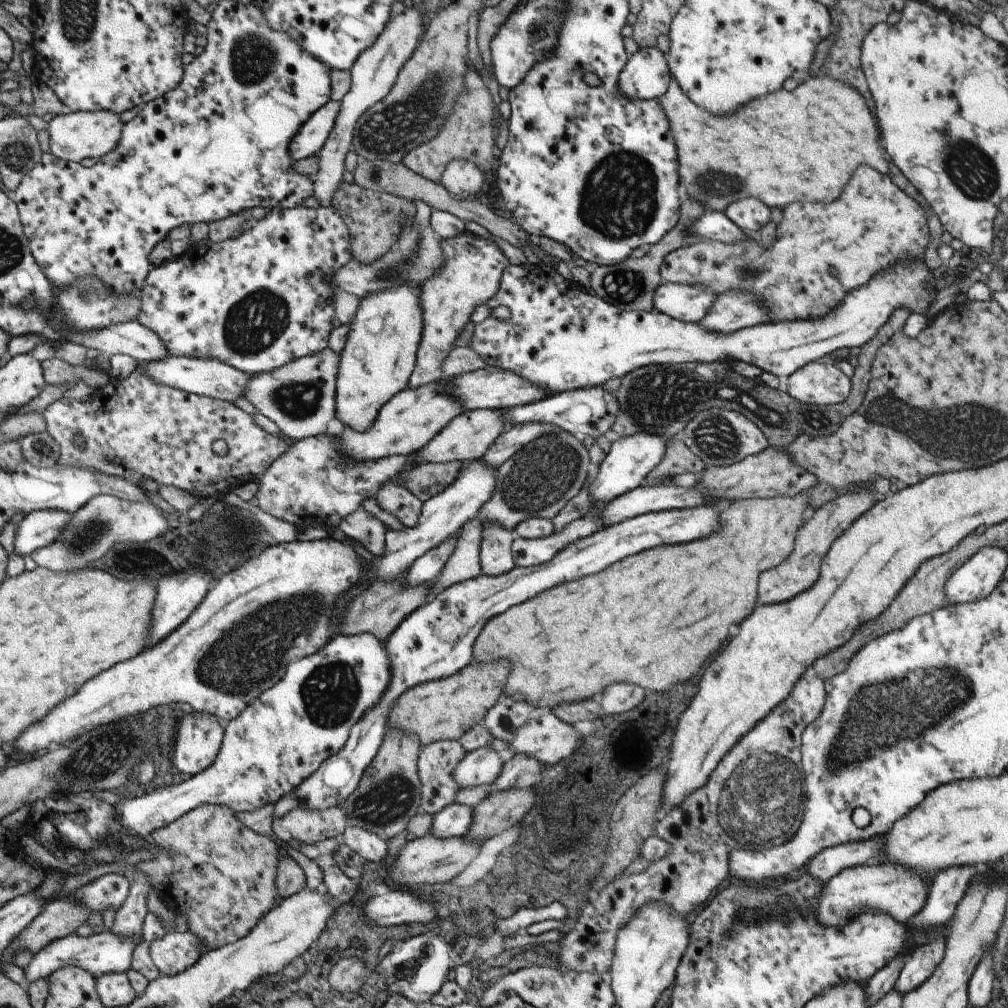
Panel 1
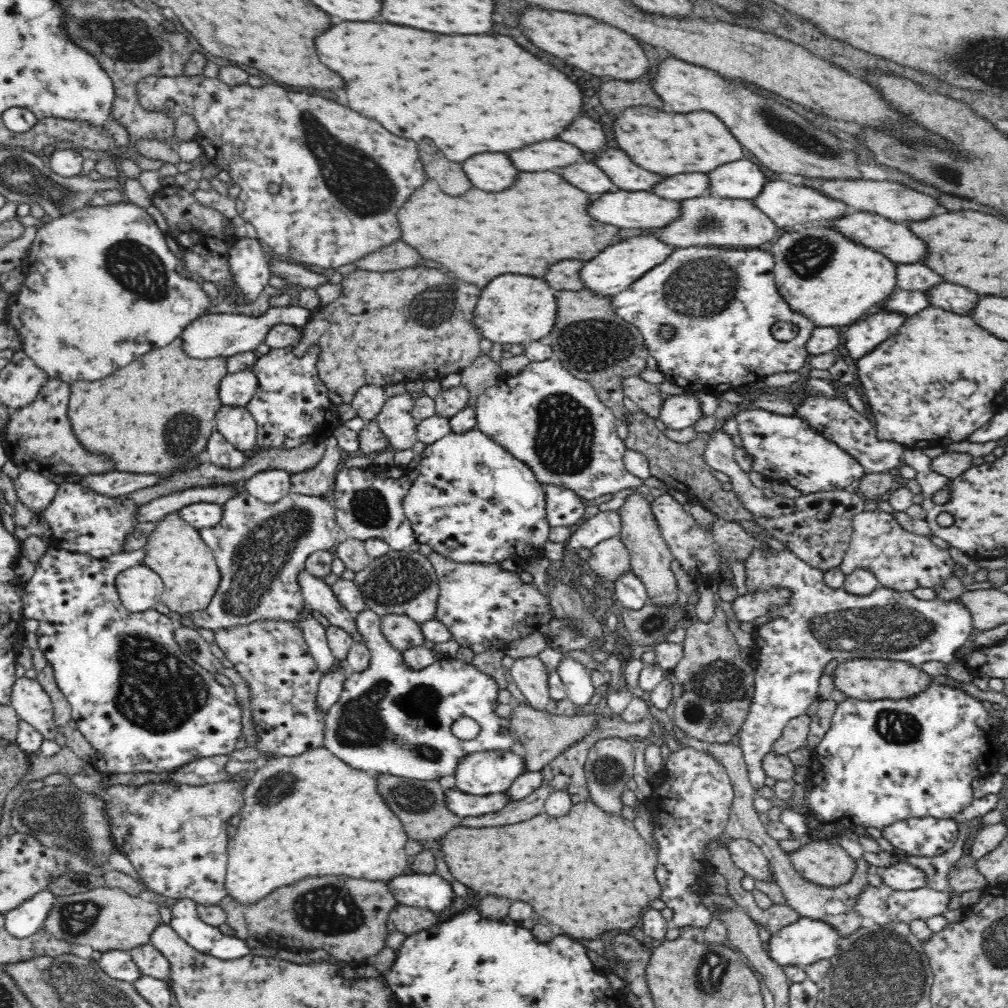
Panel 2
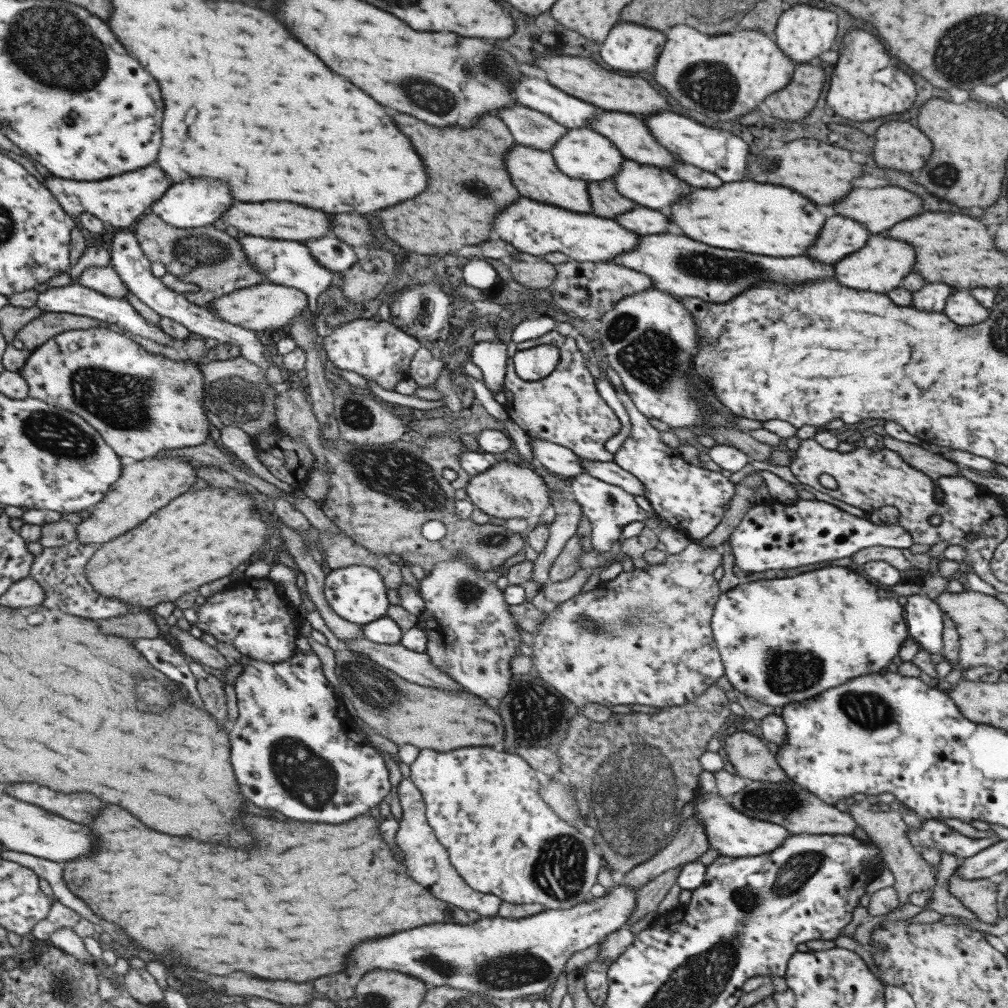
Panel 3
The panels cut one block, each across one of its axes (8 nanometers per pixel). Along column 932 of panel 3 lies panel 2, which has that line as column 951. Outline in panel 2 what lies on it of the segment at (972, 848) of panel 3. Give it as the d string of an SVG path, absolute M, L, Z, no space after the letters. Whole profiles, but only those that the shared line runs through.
M914 817L880 830L892 846L912 856L941 858L958 840L958 823L954 819Z

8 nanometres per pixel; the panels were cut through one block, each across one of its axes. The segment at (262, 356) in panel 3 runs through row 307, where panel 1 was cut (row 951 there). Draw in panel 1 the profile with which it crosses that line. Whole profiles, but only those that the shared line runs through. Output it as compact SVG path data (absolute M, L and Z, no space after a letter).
M168 932L150 943L150 956L162 975L175 975L194 966L207 951L192 932Z

